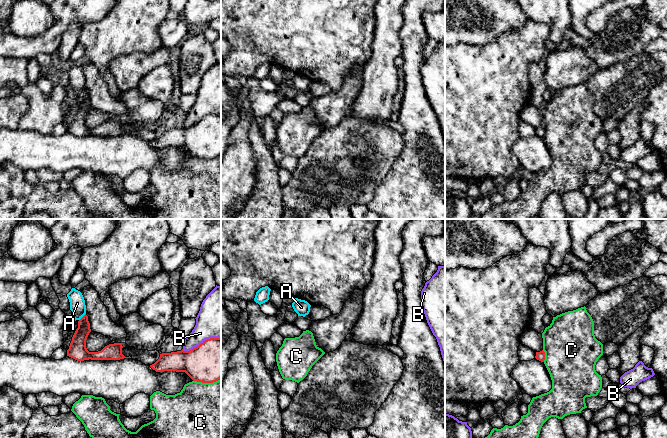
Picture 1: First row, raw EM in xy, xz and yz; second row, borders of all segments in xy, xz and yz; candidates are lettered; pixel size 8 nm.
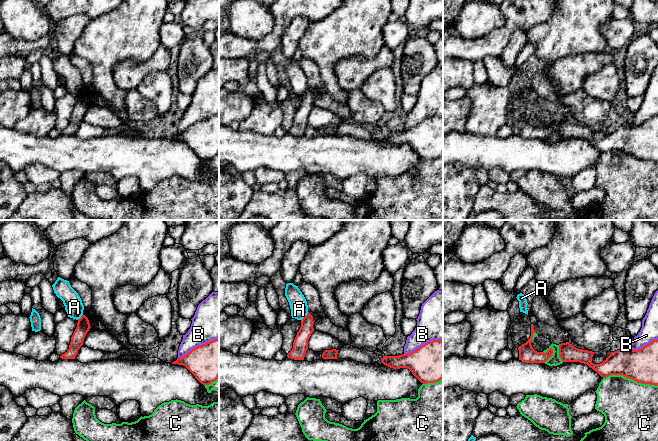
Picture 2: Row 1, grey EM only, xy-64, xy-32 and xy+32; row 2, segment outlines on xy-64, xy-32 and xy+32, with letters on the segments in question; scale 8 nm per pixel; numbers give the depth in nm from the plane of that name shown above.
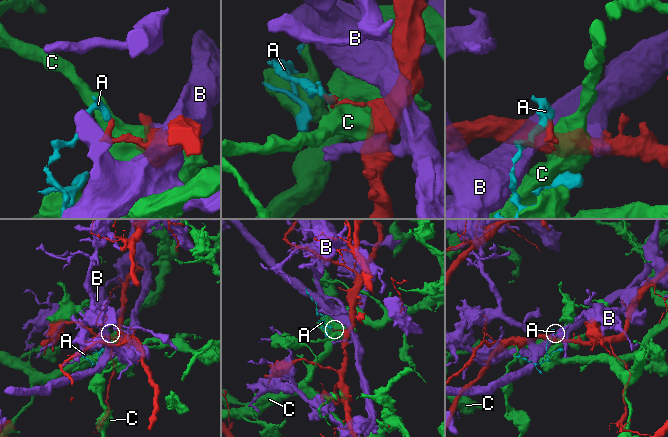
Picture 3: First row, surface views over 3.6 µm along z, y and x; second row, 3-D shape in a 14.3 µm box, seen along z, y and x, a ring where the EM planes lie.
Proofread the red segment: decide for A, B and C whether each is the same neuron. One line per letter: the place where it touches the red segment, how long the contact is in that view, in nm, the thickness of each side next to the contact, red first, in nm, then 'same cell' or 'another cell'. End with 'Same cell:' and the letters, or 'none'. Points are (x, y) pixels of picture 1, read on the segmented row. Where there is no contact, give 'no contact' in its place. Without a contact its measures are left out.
A: meets red in xy at (82, 317); contact 80 nm long; 130 nm thick on the red side, 130 nm on the other; another cell
B: meets red in xy at (201, 343); contact 320 nm long; 340 nm thick on the red side, 320 nm on the other; another cell
C: meets red in yz at (544, 356); contact 100 nm long; 70 nm thick on the red side, 440 nm on the other; another cell
Same cell: none

